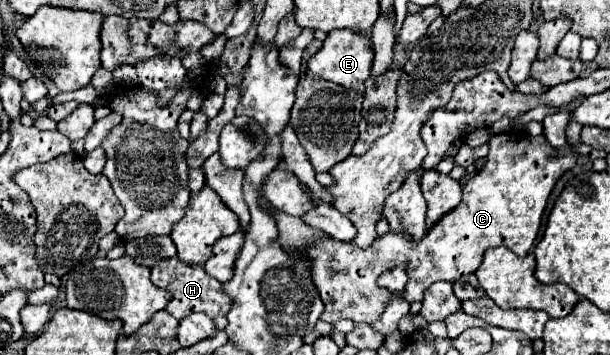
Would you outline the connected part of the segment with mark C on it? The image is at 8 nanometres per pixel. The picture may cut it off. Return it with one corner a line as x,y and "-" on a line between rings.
500,133
494,135
490,141
490,153
484,159
482,169
470,177
464,185
464,195
462,195
462,203
458,207
454,207
450,213
446,213
444,217
440,217
428,231
426,235
416,243
408,233
394,233
388,231
386,235
378,237
370,247
360,249
352,243
342,243
332,239
330,235
318,231
318,229
310,229
308,225
302,223
300,217
292,217
286,215
278,209
274,209
264,197
262,197
262,207
266,207
266,211
276,219
276,227
278,227
278,243
282,245
282,249
286,253
298,253
302,255
308,263
310,263
310,275
314,281
314,287
318,289
326,309
320,315
322,321
328,323
336,323
340,319
352,319
352,321
362,321
362,323
374,323
386,309
388,301
394,297
394,293
390,293
388,289
382,289
376,285
378,277
384,271
390,271
398,265
406,265
406,273
408,273
408,283
404,287
404,291
400,293
408,303
412,301
422,301
424,291
434,283
434,281
458,281
464,275
470,275
478,269
482,255
486,249
490,247
508,247
512,249
516,255
524,257
530,247
536,241
538,229
540,229
540,221
542,221
542,213
546,209
546,201
548,195
554,187
554,183
562,177
564,171
568,171
574,163
576,163
576,153
564,155
564,157
554,157
556,149
552,149
546,141
544,135
540,137
528,137
524,133

